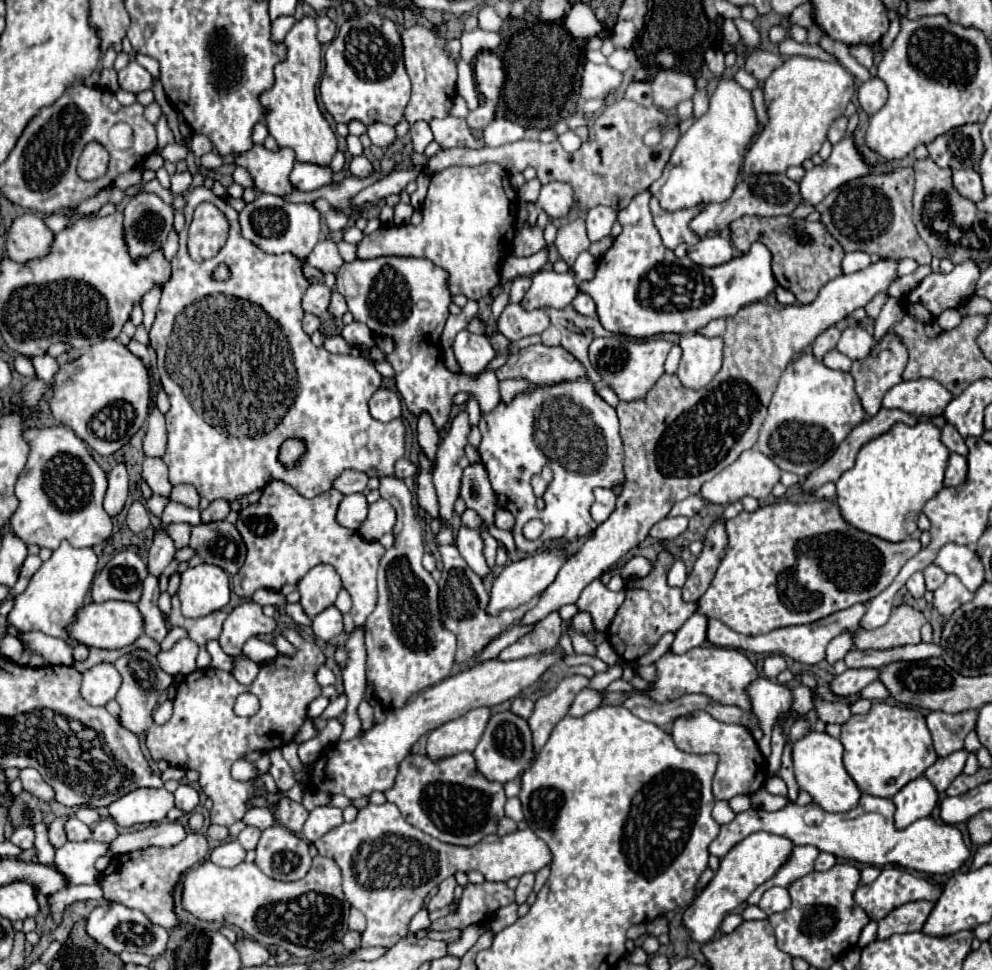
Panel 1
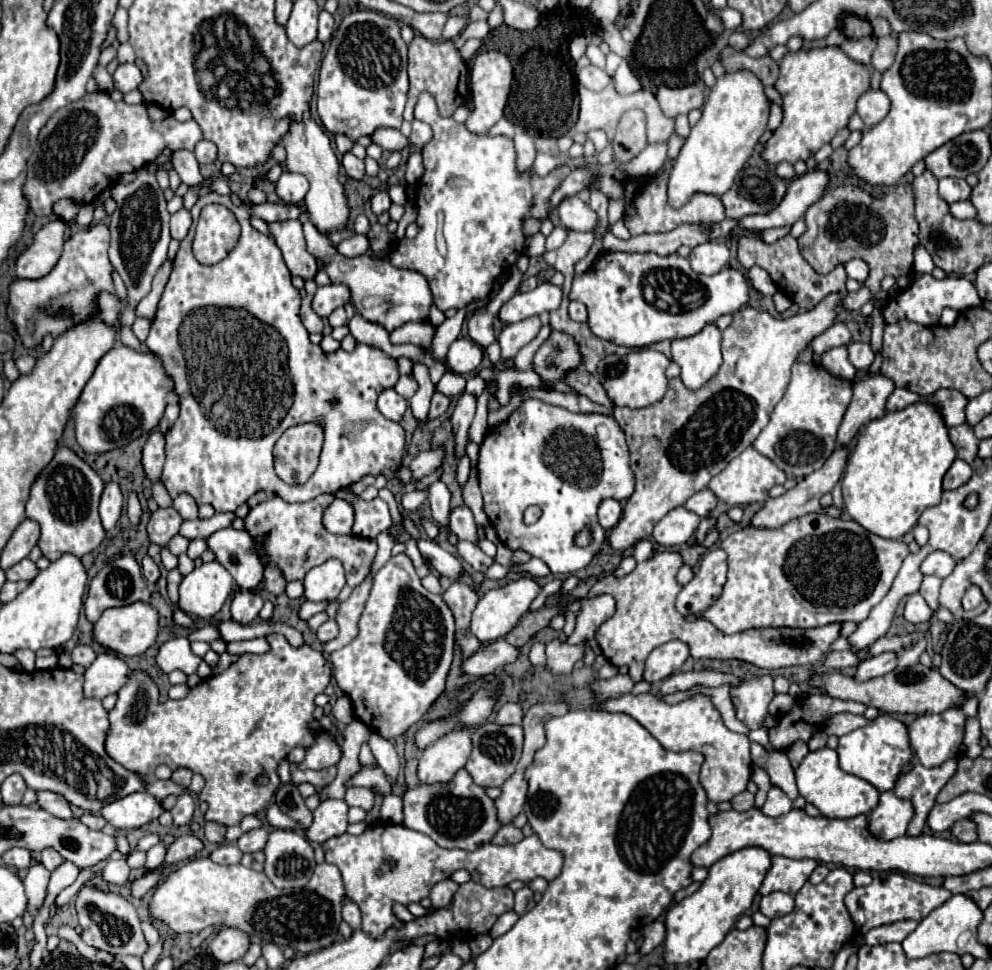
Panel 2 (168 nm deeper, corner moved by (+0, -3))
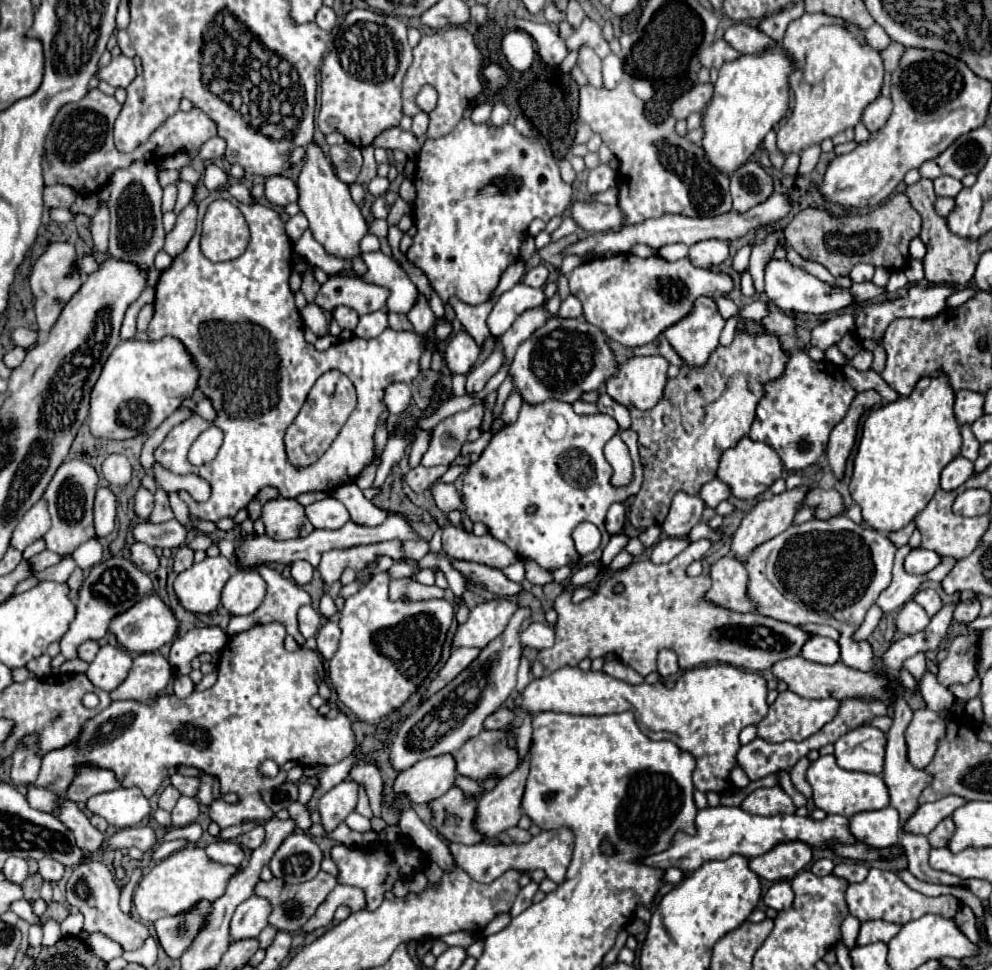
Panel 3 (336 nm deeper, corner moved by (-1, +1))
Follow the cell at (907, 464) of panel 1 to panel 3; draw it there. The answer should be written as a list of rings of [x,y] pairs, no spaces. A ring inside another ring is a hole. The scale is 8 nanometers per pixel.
[[[947,377],[937,379],[921,379],[915,391],[909,397],[899,397],[893,403],[881,405],[873,409],[863,423],[863,435],[859,441],[859,449],[853,461],[853,477],[849,483],[849,491],[853,501],[861,507],[863,521],[881,531],[893,533],[903,529],[907,523],[915,519],[915,515],[933,499],[939,489],[939,475],[947,463],[951,463],[961,451],[961,433],[959,423],[953,415],[955,393],[947,383]]]

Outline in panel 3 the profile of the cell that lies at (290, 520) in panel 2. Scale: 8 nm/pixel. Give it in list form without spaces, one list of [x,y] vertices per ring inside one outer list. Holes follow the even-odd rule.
[[[277,497],[271,499],[263,505],[263,513],[261,513],[261,521],[265,523],[265,533],[273,539],[297,539],[297,537],[307,537],[315,527],[309,523],[307,515],[305,515],[305,507],[297,501],[297,499],[285,499],[285,497]]]

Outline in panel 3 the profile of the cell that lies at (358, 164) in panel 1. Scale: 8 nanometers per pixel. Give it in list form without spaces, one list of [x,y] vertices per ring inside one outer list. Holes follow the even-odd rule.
[[[353,143],[335,145],[329,151],[331,163],[335,167],[335,173],[341,181],[353,183],[361,171],[361,149]]]

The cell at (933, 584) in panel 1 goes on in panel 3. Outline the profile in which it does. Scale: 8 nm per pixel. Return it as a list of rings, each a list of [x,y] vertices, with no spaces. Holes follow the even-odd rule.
[[[921,589],[917,591],[917,595],[913,597],[929,615],[935,615],[943,605],[941,605],[941,599],[937,595],[935,589]]]

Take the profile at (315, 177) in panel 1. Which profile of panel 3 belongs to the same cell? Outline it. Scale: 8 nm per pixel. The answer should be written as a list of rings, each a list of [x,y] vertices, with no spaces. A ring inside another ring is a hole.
[[[273,175],[269,179],[265,179],[265,197],[279,207],[285,207],[287,203],[297,201],[299,191],[297,191],[297,183],[285,175]]]

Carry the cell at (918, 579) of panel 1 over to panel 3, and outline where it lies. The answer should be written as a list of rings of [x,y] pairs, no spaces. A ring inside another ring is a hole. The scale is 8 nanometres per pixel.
[[[911,599],[911,601],[907,601],[907,603],[901,607],[895,623],[897,623],[897,629],[899,629],[901,633],[911,635],[911,633],[917,633],[917,631],[921,631],[923,627],[927,627],[929,615],[927,615],[927,611],[923,611],[921,605],[917,605],[917,603]]]

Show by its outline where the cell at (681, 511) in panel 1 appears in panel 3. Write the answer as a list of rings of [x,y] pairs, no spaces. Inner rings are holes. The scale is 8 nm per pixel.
[[[713,479],[713,481],[705,483],[705,485],[701,487],[701,491],[699,491],[699,497],[701,497],[701,501],[705,503],[705,507],[711,507],[711,509],[715,509],[715,507],[717,507],[721,501],[725,501],[729,495],[731,495],[729,487],[727,487],[723,481],[719,481],[719,479]]]

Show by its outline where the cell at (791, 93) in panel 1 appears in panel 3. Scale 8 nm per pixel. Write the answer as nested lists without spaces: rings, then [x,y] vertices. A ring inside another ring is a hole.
[[[803,13],[803,17],[799,17],[797,21],[793,21],[787,27],[781,47],[795,65],[793,73],[789,73],[789,85],[795,93],[795,107],[791,111],[791,117],[777,131],[777,149],[783,155],[791,155],[791,153],[799,155],[807,147],[819,145],[823,139],[835,137],[839,131],[855,127],[861,121],[863,109],[881,91],[883,61],[881,61],[879,51],[871,51],[871,47],[867,47],[865,39],[863,39],[863,29],[849,25],[849,23],[843,25],[839,21],[843,21],[843,19],[835,19],[829,15]]]

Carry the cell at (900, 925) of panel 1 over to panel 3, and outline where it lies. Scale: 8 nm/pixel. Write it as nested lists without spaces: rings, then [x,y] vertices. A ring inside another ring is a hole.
[[[867,921],[861,925],[857,945],[869,945],[869,943],[889,943],[901,929],[903,925],[899,923],[889,923],[889,921]]]

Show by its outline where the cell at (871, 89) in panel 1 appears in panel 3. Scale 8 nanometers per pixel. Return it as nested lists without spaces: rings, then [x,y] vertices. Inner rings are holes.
[[[879,95],[879,97],[877,97],[873,103],[869,103],[869,105],[865,107],[865,111],[863,111],[863,123],[865,123],[865,127],[867,127],[871,133],[879,131],[879,129],[887,123],[887,119],[889,119],[889,115],[891,115],[891,109],[893,109],[891,99]]]

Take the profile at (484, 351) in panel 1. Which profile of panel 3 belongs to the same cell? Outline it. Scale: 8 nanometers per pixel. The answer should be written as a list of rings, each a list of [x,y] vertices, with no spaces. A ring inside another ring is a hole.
[[[455,333],[449,339],[449,345],[445,349],[445,363],[449,371],[455,373],[469,373],[475,361],[479,359],[479,345],[473,341],[471,335],[467,333]]]

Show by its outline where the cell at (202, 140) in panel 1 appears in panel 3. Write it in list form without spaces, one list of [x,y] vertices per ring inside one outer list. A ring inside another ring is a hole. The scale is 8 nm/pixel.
[[[211,137],[209,141],[205,141],[197,153],[197,157],[201,161],[211,161],[211,159],[217,159],[217,157],[223,157],[225,153],[225,141],[221,137]]]

